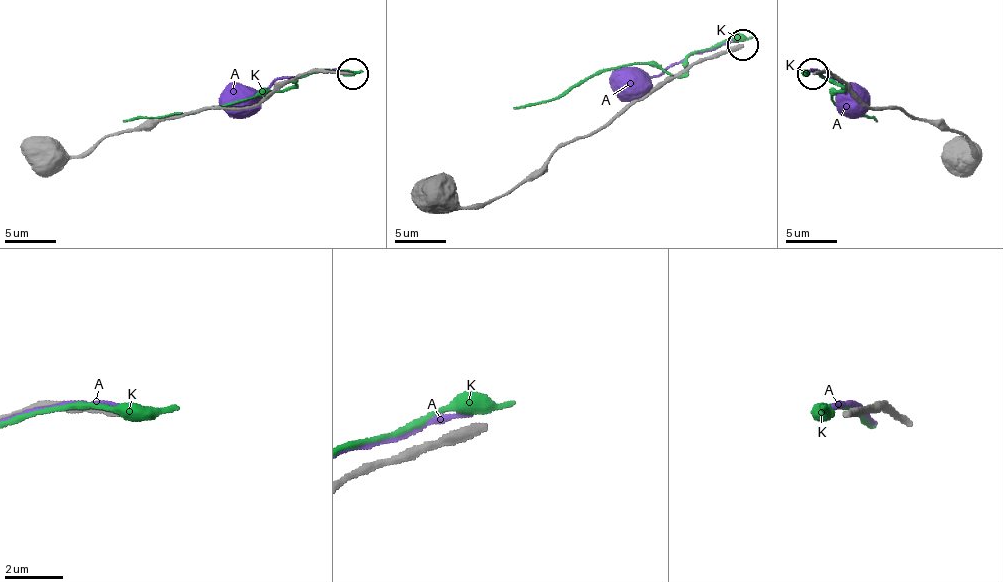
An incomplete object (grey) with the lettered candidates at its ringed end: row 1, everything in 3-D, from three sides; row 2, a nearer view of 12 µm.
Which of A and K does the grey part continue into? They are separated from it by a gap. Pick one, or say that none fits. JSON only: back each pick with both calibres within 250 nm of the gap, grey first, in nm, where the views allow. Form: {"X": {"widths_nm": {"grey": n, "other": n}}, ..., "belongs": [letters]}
{"belongs": []}

